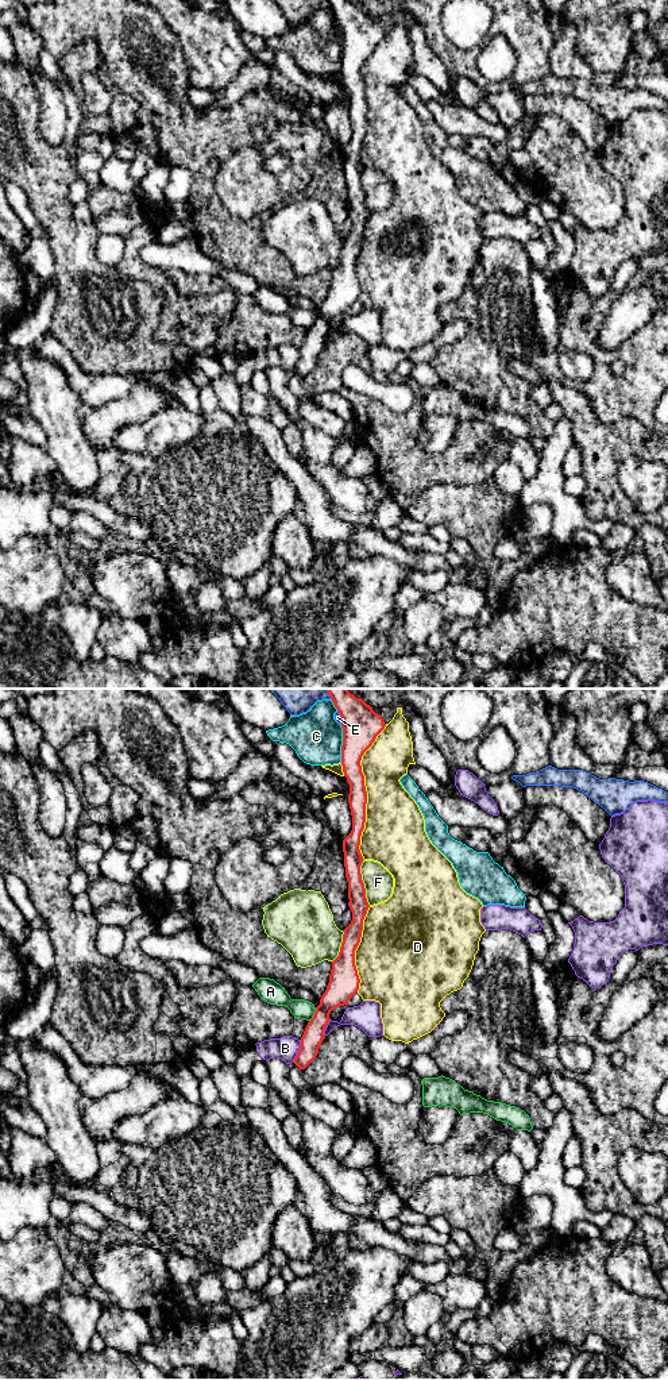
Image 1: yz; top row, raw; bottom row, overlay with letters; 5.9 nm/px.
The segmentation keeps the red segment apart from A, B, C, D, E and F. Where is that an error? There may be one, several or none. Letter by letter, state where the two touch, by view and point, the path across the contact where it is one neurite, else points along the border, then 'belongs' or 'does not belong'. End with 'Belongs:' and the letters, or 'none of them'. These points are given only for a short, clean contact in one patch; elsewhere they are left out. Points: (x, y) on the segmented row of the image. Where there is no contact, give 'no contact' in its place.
A: contact yz (315, 1014); border yz (316, 1007), (309, 1021); does not belong
B: contact yz (298, 1051); does not belong
C: contact yz (343, 744); does not belong
D: contact yz (366, 791); does not belong
E: contact yz (342, 717); does not belong
F: contact yz (362, 882); does not belong
Belongs: none of them

